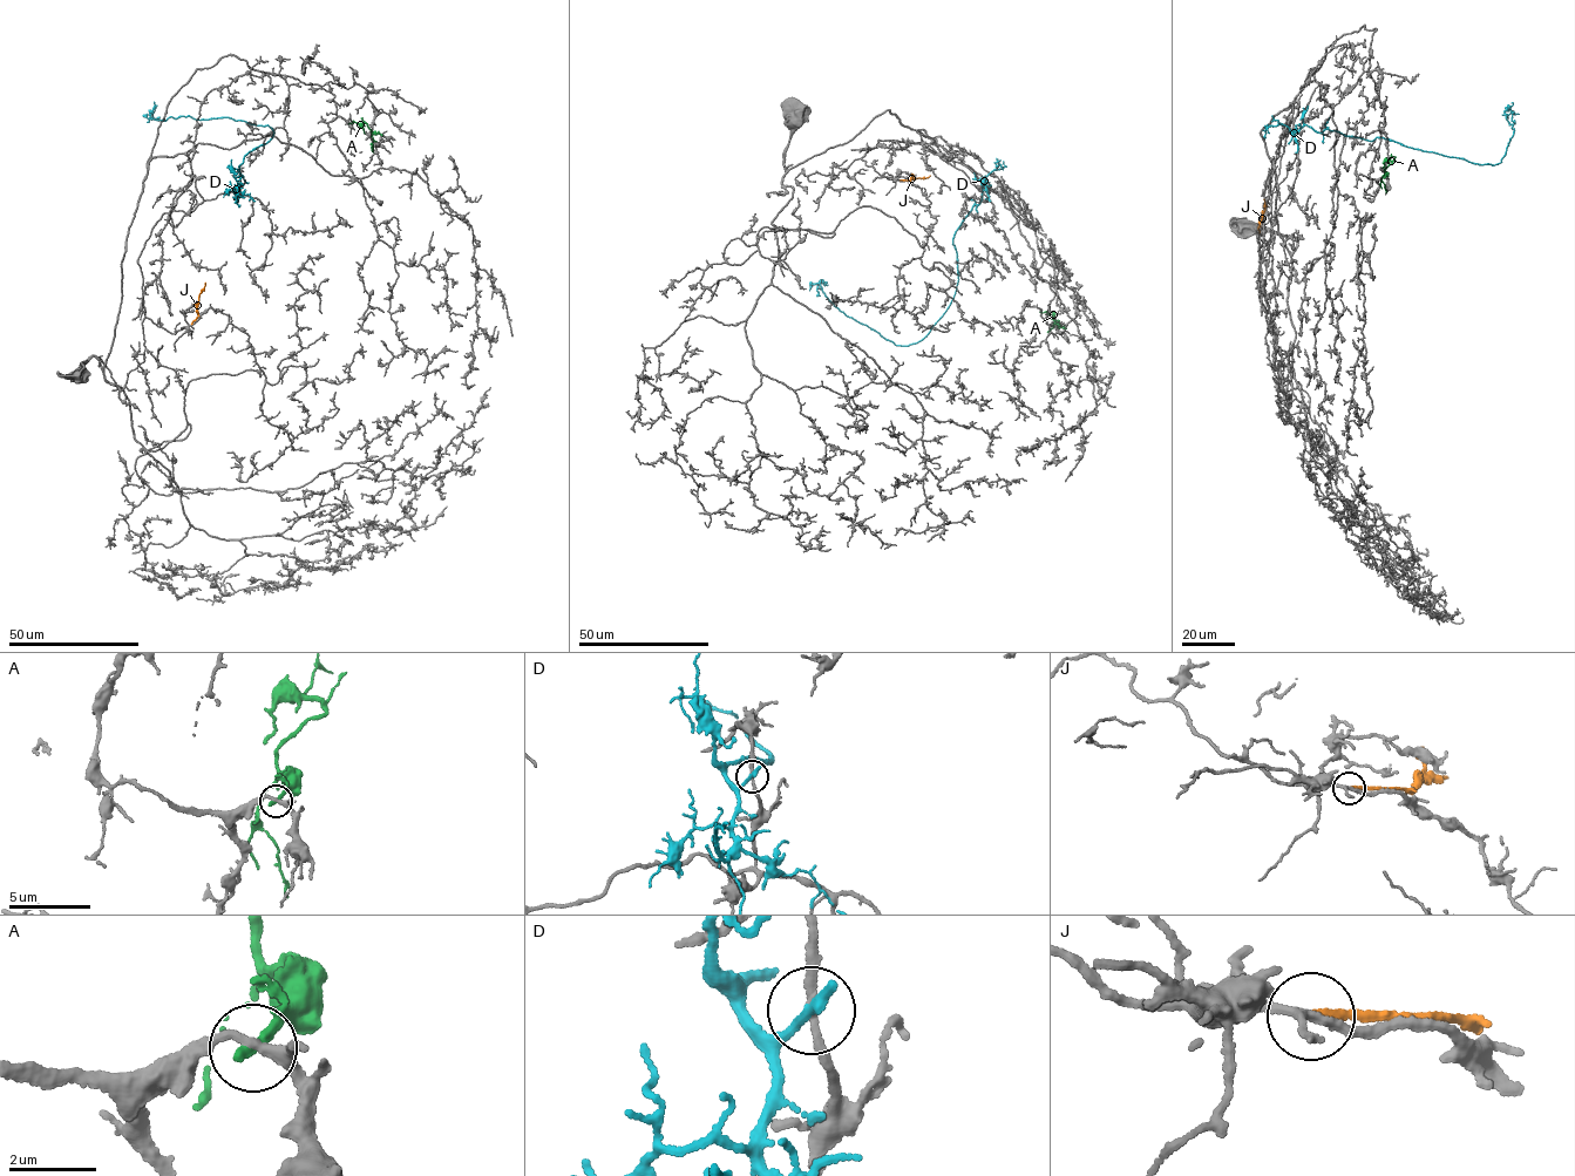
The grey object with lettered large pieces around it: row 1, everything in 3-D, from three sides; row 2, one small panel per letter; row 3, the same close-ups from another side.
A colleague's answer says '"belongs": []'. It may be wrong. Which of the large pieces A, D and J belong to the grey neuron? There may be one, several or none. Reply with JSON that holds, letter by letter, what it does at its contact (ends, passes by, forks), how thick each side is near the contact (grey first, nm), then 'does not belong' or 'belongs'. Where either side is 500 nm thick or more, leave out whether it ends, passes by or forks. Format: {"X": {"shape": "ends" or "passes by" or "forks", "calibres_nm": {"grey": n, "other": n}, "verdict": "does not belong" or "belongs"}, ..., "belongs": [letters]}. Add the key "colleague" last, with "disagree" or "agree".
{"A": {"shape": "ends", "calibres_nm": {"grey": 200, "other": 260}, "verdict": "does not belong"}, "D": {"shape": "ends", "calibres_nm": {"grey": 180, "other": 280}, "verdict": "does not belong"}, "J": {"shape": "ends", "calibres_nm": {"grey": 200, "other": 160}, "verdict": "does not belong"}, "belongs": [], "colleague": "agree"}

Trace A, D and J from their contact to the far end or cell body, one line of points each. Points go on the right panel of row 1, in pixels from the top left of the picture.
A: (1384, 177), (1385, 168), (1391, 163), (1389, 161), (1393, 156)
D: (1299, 126), (1371, 141), (1383, 137), (1481, 164), (1502, 162), (1514, 130), (1505, 111), (1511, 110), (1515, 121)
J: (1260, 232), (1263, 199)

